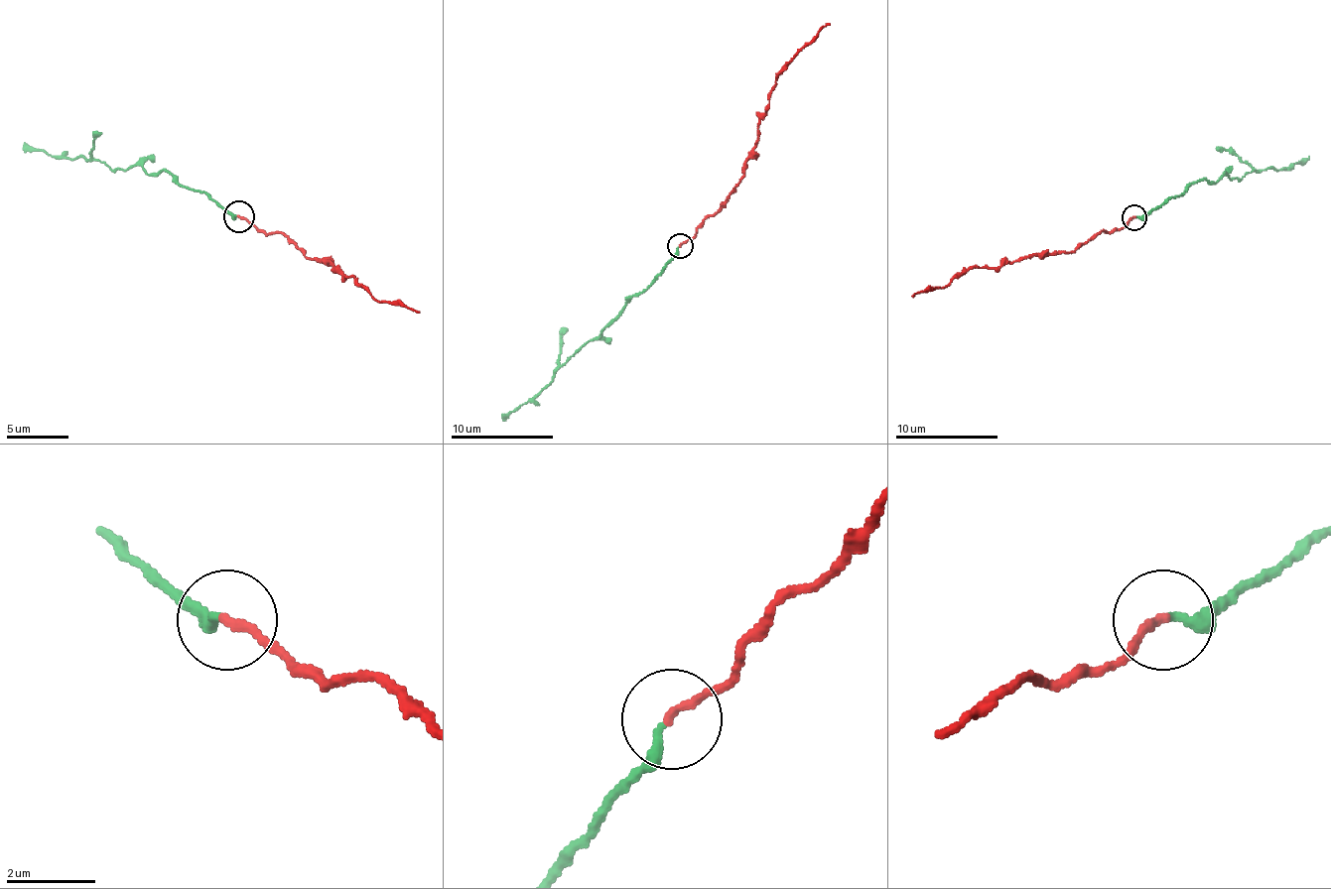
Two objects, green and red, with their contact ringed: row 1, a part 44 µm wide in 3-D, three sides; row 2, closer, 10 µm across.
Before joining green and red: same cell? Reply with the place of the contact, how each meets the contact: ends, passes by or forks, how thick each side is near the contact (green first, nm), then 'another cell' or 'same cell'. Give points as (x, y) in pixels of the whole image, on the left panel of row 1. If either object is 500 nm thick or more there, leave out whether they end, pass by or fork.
at (239, 216); green ends there; red ends there; 260 nm thick on the green side, 200 nm on the other; another cell

